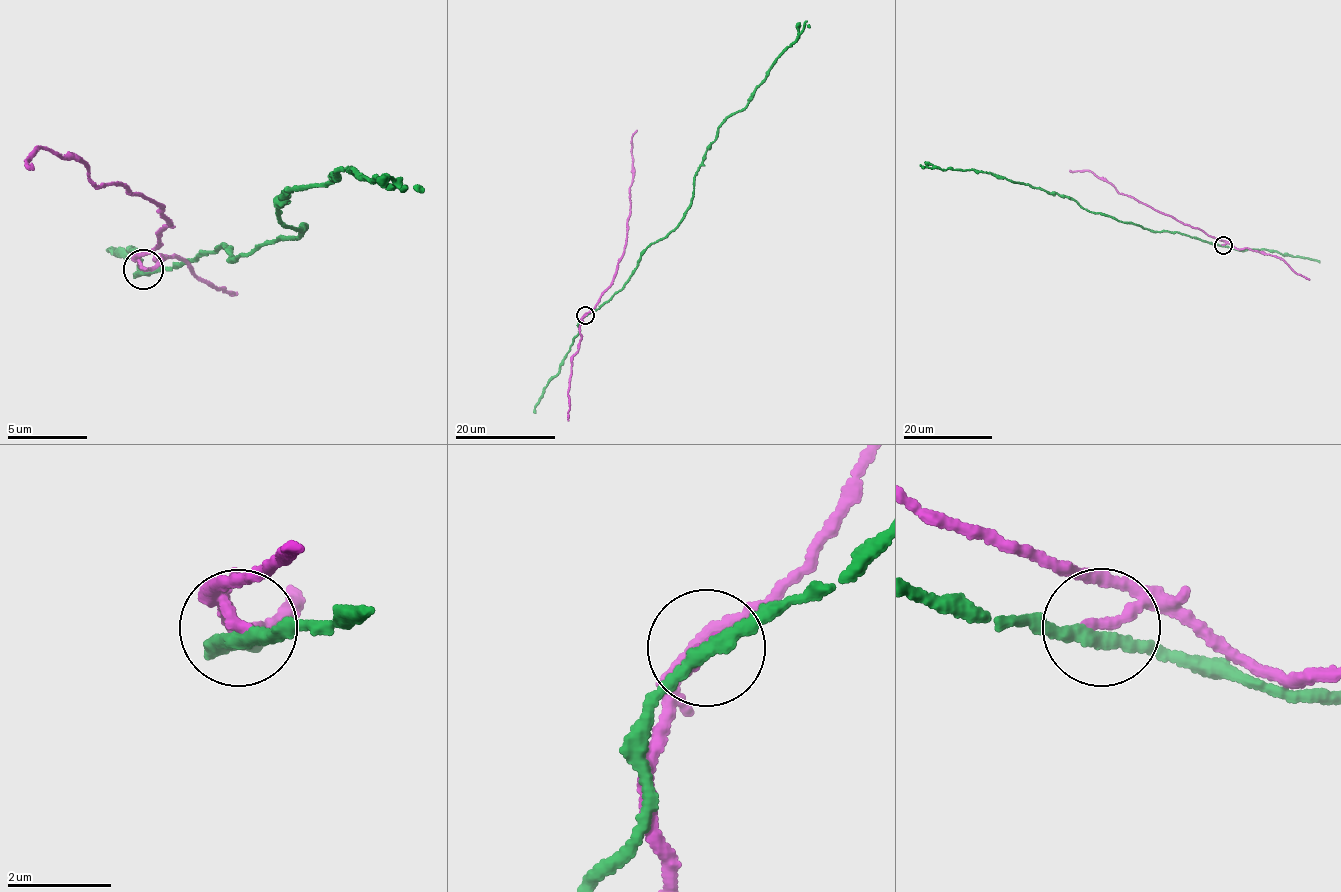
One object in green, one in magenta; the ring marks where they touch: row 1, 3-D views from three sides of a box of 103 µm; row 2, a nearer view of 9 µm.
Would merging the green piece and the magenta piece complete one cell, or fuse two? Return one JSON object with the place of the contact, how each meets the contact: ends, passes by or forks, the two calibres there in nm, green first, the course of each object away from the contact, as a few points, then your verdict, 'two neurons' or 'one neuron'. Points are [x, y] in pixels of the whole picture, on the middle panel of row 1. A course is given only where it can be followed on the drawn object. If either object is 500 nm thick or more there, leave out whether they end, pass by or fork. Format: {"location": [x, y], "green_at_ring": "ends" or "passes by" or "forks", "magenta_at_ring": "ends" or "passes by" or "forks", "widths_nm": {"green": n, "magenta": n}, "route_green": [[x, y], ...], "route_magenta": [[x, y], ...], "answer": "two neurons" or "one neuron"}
{"location": [585, 315], "green_at_ring": "passes by", "magenta_at_ring": "passes by", "widths_nm": {"green": 260, "magenta": 160}, "route_green": [[584, 315], [624, 286], [643, 251], [677, 225], [719, 125], [747, 104], [774, 60], [805, 25], [809, 28]], "route_magenta": [[584, 315], [611, 283], [623, 254], [633, 174], [631, 137], [636, 129]], "answer": "two neurons"}

